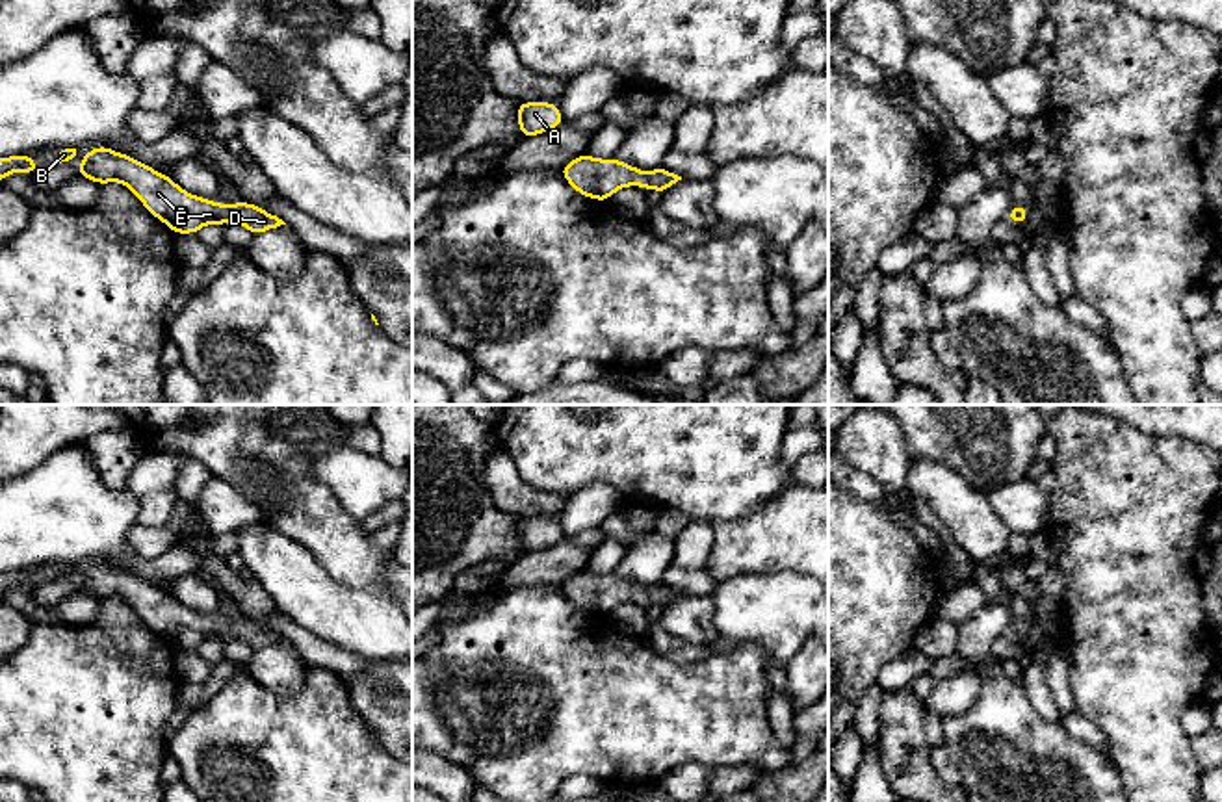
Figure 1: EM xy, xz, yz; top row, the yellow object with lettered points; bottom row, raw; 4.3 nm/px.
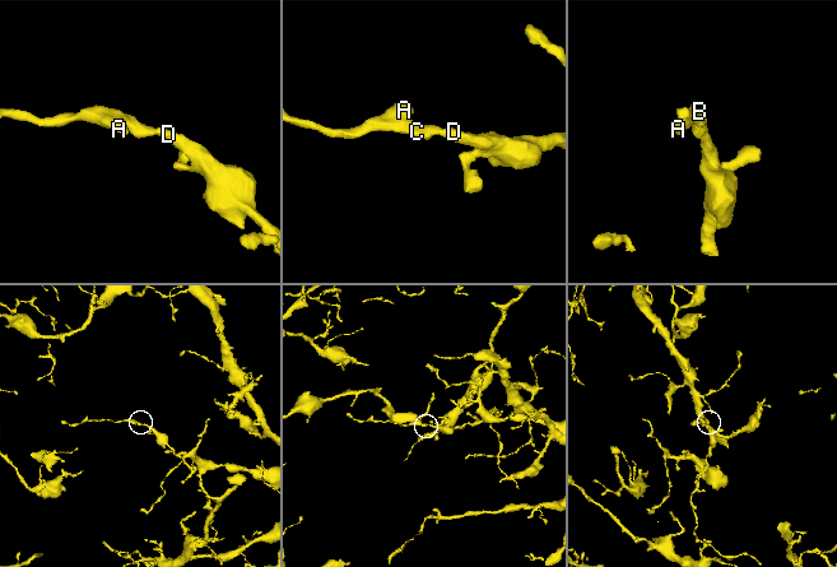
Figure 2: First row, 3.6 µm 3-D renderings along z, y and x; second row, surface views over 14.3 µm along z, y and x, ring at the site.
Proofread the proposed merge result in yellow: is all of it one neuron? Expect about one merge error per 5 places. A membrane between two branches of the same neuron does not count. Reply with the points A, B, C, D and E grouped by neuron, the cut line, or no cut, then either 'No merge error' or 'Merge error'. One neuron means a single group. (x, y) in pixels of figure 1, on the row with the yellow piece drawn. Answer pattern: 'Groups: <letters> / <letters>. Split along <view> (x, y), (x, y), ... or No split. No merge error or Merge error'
Groups: A B C D E. No split. No merge error

